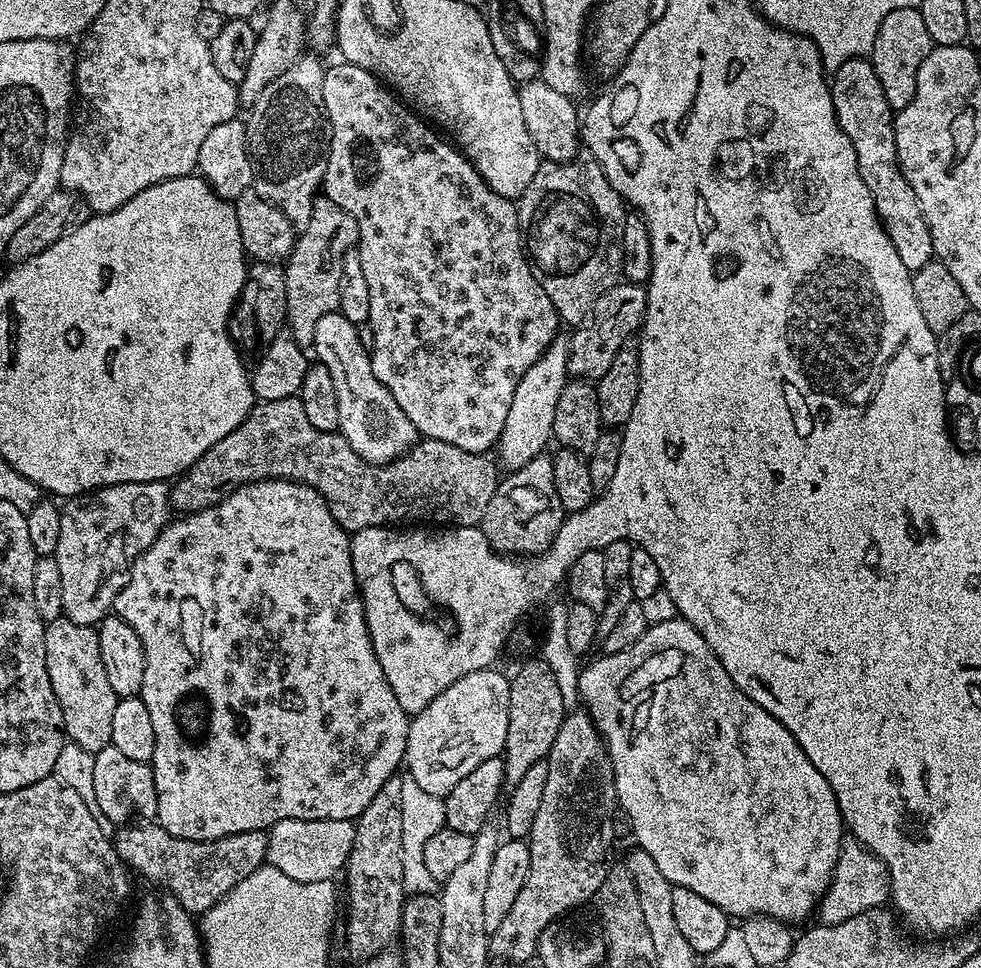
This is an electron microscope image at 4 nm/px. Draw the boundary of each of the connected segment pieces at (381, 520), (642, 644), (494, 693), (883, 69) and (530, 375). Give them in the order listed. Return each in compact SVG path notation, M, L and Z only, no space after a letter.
M294 395L257 403L251 414L237 428L230 430L222 442L214 442L214 446L210 446L210 450L206 450L206 454L194 462L194 466L171 481L170 504L180 514L201 512L255 480L297 480L300 484L309 484L324 496L334 518L349 534L363 528L396 526L401 522L474 528L483 521L486 506L490 506L490 498L494 498L498 483L497 465L492 465L488 458L482 452L458 450L458 446L450 446L450 442L424 438L389 464L371 464L353 450L339 431L323 432L312 425L310 418L306 418L306 410L302 410L299 395Z
M675 618L661 624L653 624L642 634L642 638L638 638L638 642L634 642L632 647L626 652L613 652L611 654L601 655L601 660L596 660L593 664L588 664L580 672L580 696L584 699L583 707L586 709L592 721L596 723L596 728L603 735L608 746L608 757L612 763L612 773L614 774L614 786L616 787L616 802L621 813L628 815L628 820L632 823L632 832L636 835L639 851L650 854L650 858L654 858L658 870L662 870L662 874L666 874L666 878L677 888L685 888L686 890L694 890L694 894L698 894L702 898L706 898L706 902L710 902L714 906L718 906L723 912L728 913L729 917L747 918L749 916L769 916L775 920L783 920L785 922L793 922L792 920L804 920L808 915L817 911L818 905L824 891L828 888L828 883L832 880L832 871L836 869L836 863L840 857L840 844L844 841L846 835L846 825L844 823L844 814L840 811L840 806L836 801L834 790L830 788L830 782L826 782L826 778L822 774L818 774L818 766L814 766L814 762L810 762L810 758L806 758L806 754L802 750L802 746L798 746L798 742L794 738L794 734L790 734L790 730L786 730L786 726L782 726L782 722L778 722L778 718L774 718L766 710L762 710L762 706L758 706L758 702L754 702L746 694L742 694L742 690L738 690L738 686L734 686L734 682L730 678L730 674L726 674L726 670L722 666L722 662L718 662L718 658L714 654L714 650L710 650L708 643L702 638L702 634L698 634L698 630L694 630L694 626L690 626L684 619Z
M495 667L483 668L466 674L466 678L458 678L458 682L446 686L426 710L411 717L404 764L407 775L418 782L422 790L441 798L448 796L474 766L503 753L511 686L509 677L496 671Z
M919 7L894 10L894 14L886 14L886 18L882 18L882 26L878 26L878 38L874 38L870 59L874 74L878 74L878 82L882 82L882 94L893 110L910 106L914 90L918 86L918 66L926 62L926 54L930 54L933 47Z
M564 338L553 340L552 345L540 355L538 362L522 374L522 382L518 382L518 390L514 390L514 402L510 402L510 414L506 414L506 426L502 426L502 434L498 441L499 463L505 464L505 469L515 470L526 466L535 456L541 455L544 448L553 439L552 427L554 426L554 406L558 406L558 398L562 398L562 390L568 385L568 341Z

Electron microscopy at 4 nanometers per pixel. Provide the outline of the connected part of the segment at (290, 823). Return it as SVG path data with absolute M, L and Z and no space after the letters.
M283 820L267 829L267 863L282 870L286 878L294 878L298 882L332 880L339 872L341 875L345 871L355 833L356 826L351 820Z

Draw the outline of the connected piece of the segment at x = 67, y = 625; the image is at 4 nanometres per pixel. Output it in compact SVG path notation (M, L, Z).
M62 615L45 623L44 645L46 670L62 710L65 737L86 751L96 753L102 750L112 743L114 706L118 698L114 686L110 686L110 678L106 678L106 666L102 666L97 629L78 626L78 622L70 622Z

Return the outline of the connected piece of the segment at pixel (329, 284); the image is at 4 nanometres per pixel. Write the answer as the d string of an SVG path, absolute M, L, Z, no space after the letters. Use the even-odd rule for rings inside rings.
M317 195L310 222L295 237L292 253L283 265L288 311L286 328L301 348L312 348L318 321L339 309L344 254L353 251L357 244L358 222L354 222L354 218L328 196Z

